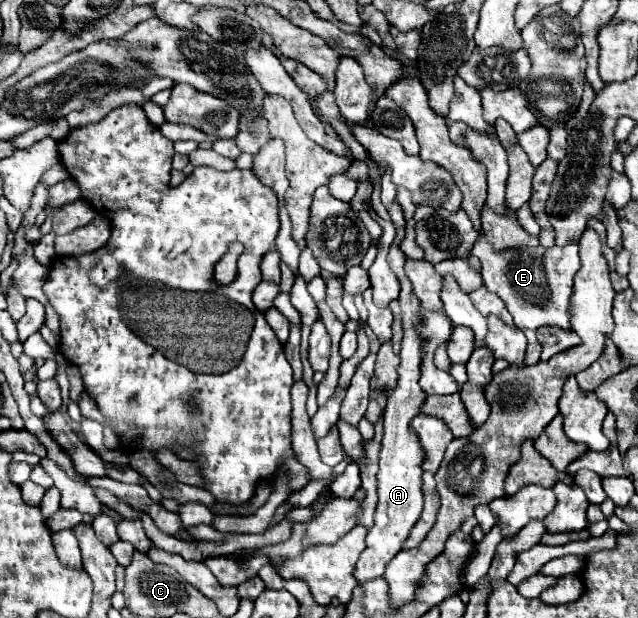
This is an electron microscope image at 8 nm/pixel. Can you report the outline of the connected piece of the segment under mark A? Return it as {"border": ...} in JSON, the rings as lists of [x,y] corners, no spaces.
{"border":[[[390,170],[382,172],[382,202],[390,212],[390,218],[396,226],[396,238],[390,246],[388,252],[388,264],[392,272],[400,280],[400,308],[402,308],[402,322],[404,322],[404,340],[402,340],[402,350],[400,350],[400,366],[398,366],[398,386],[394,392],[388,396],[388,404],[384,410],[384,440],[382,440],[382,450],[380,450],[380,470],[376,474],[378,478],[378,506],[374,514],[374,526],[368,530],[366,536],[366,548],[360,554],[360,560],[356,562],[354,576],[358,584],[364,584],[368,580],[380,578],[386,570],[386,564],[402,550],[402,542],[406,540],[408,532],[412,526],[418,522],[420,512],[422,512],[422,460],[424,460],[424,450],[416,438],[416,434],[410,430],[410,420],[418,414],[418,408],[422,406],[426,394],[418,386],[420,378],[420,336],[414,332],[414,326],[422,322],[420,318],[420,300],[412,294],[412,282],[404,274],[404,252],[398,248],[402,238],[404,238],[404,216],[400,206],[394,200],[396,196],[396,186],[390,180]]]}

